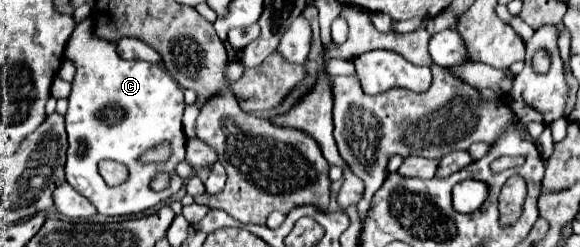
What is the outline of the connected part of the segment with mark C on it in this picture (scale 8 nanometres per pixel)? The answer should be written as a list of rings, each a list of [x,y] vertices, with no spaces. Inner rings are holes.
[[[91,17],[77,23],[75,31],[65,49],[65,57],[77,67],[73,89],[69,95],[69,109],[65,115],[69,149],[65,175],[81,195],[85,195],[101,215],[131,215],[145,211],[171,195],[175,195],[183,179],[175,173],[177,163],[185,159],[187,137],[183,133],[181,117],[185,111],[183,89],[171,79],[171,75],[159,64],[137,60],[125,61],[117,55],[115,43],[109,39],[99,39],[95,35],[95,23]],[[117,105],[123,117],[115,123],[107,123],[101,115],[103,107]],[[161,141],[169,141],[173,147],[173,157],[161,165],[141,165],[139,155]],[[113,159],[129,167],[129,177],[117,187],[109,187],[99,175],[99,161]],[[165,171],[169,175],[169,187],[163,191],[153,191],[151,181],[157,173]]]

